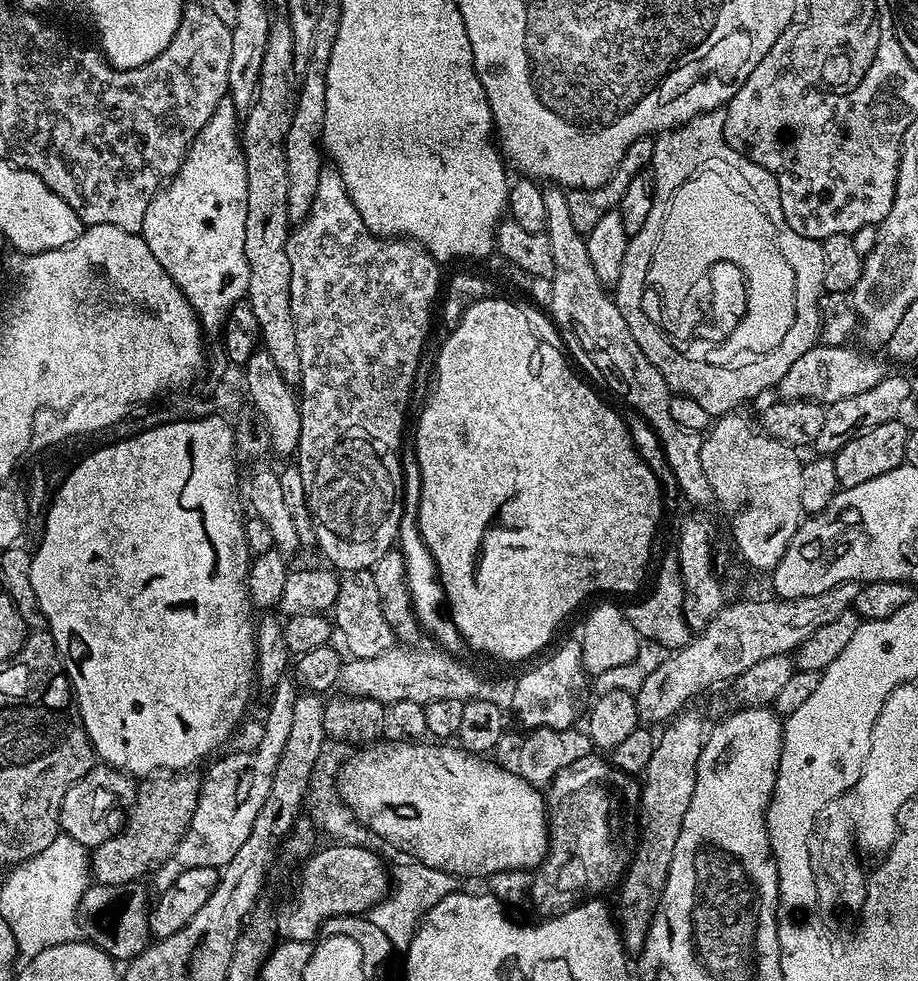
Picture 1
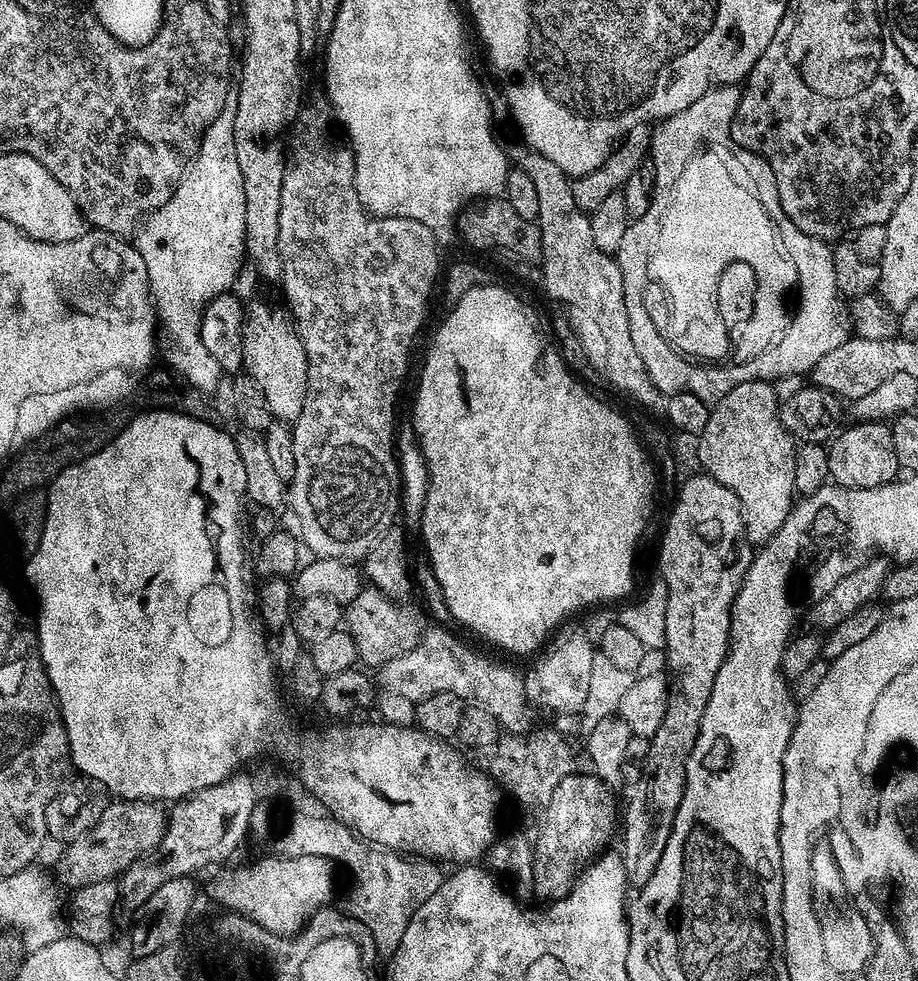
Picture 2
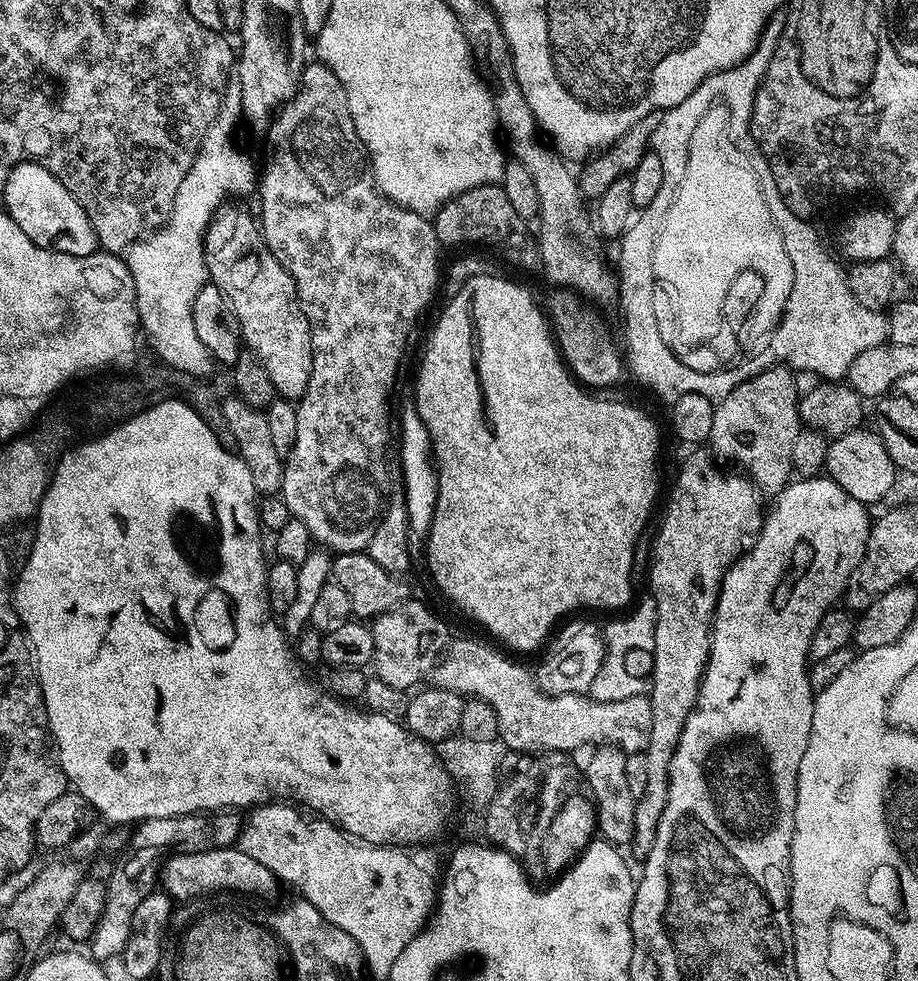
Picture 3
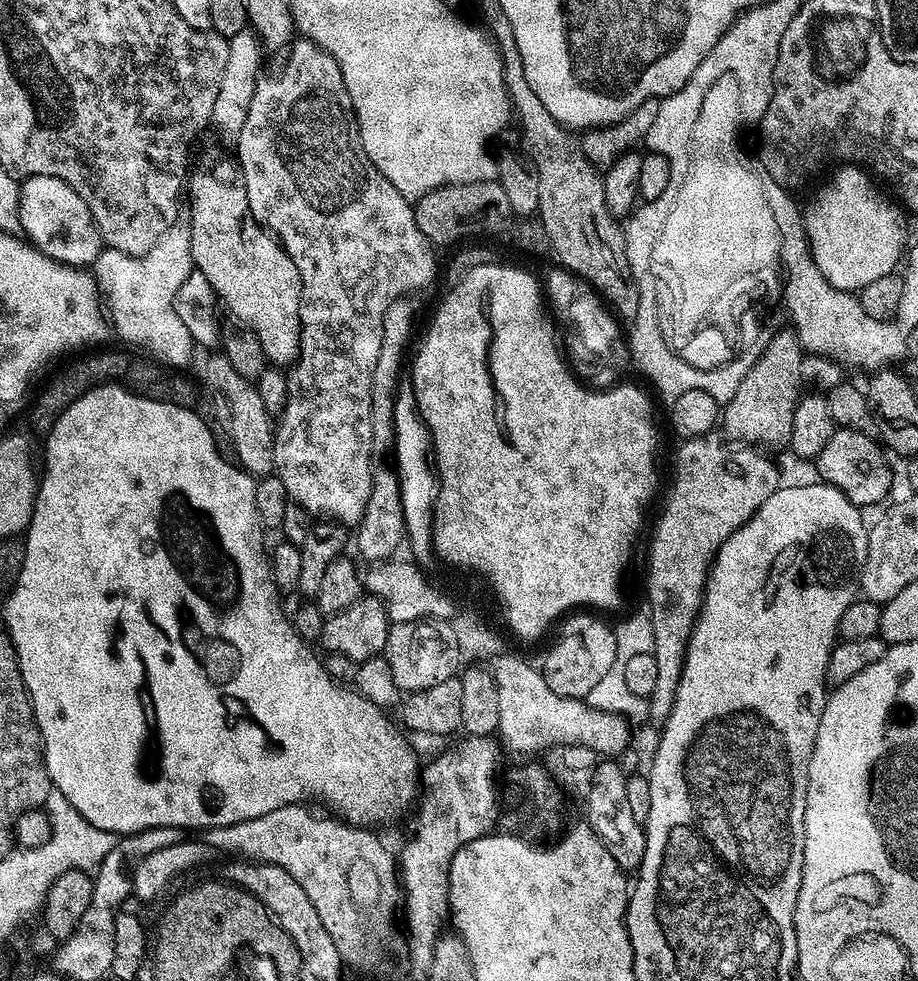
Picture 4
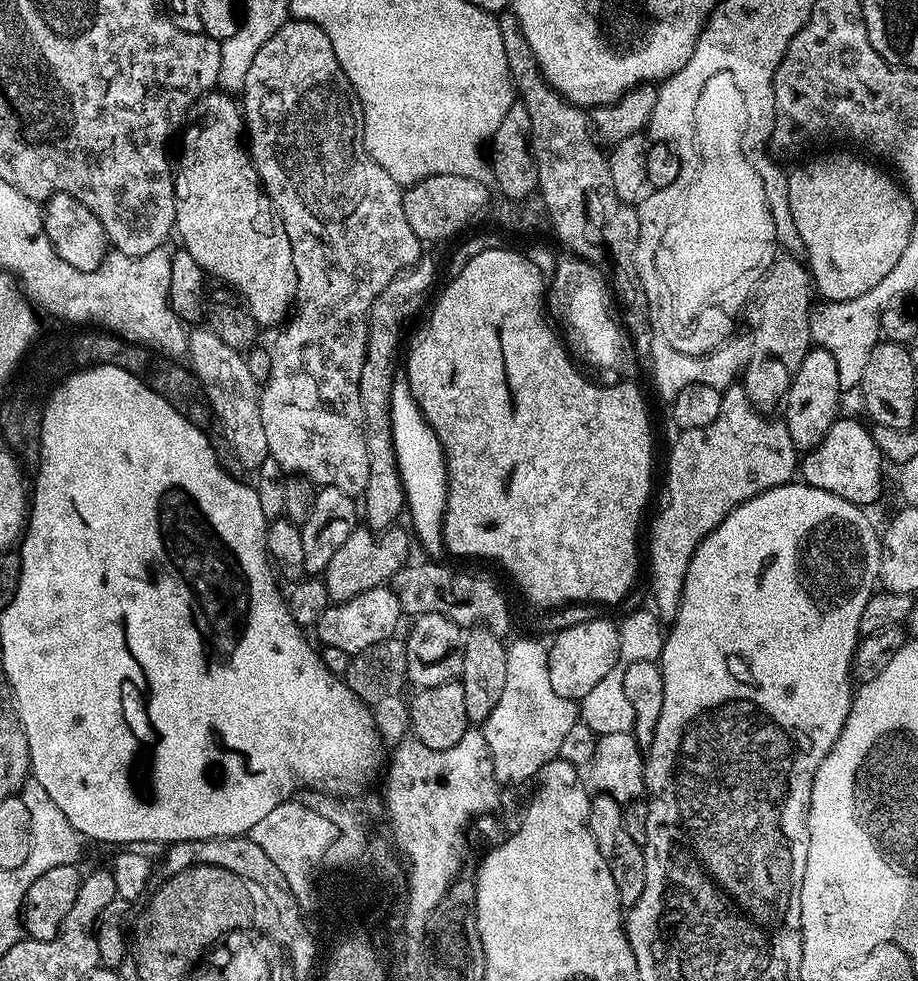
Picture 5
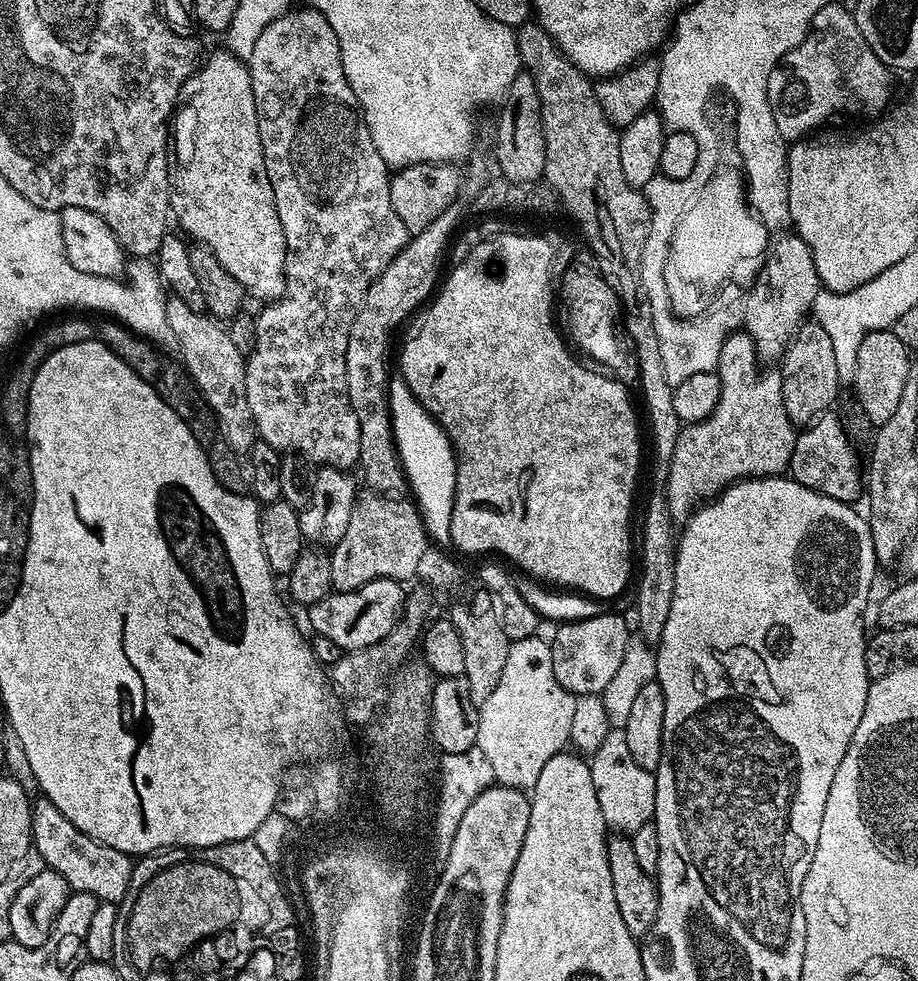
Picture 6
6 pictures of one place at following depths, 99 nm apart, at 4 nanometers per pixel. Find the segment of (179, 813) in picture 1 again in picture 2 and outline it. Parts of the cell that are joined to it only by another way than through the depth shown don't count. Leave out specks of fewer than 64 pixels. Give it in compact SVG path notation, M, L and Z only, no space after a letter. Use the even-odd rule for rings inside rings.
M121 800L110 802L102 810L102 818L91 832L79 836L73 844L63 849L60 861L56 864L54 876L75 890L90 882L106 882L123 877L144 855L155 853L160 847L164 832L168 828L168 815L165 805L154 800ZM60 879L60 880L59 880Z

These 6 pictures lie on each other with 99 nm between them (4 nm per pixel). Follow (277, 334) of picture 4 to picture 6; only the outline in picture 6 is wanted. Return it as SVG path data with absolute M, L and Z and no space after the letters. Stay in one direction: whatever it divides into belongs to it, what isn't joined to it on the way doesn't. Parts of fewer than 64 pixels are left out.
M227 50L212 52L208 61L205 64L203 61L184 83L183 95L192 97L188 101L185 99L174 113L170 124L170 144L180 144L180 164L184 164L180 184L184 184L184 196L188 196L188 200L184 200L184 212L179 212L175 219L195 243L205 244L214 258L226 266L226 271L242 282L251 299L253 296L259 302L277 300L284 292L286 234L282 234L270 174L266 174L262 138L258 134L258 110L254 106L254 90L247 63Z

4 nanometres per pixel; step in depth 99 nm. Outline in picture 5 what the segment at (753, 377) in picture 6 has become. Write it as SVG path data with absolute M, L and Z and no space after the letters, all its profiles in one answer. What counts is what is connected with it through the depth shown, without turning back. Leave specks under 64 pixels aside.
M737 382L732 384L729 388L723 389L722 402L718 404L718 418L714 418L714 422L710 422L710 426L685 428L679 433L680 437L673 442L672 449L668 452L668 469L664 472L664 505L661 506L660 513L657 514L656 521L652 524L652 537L648 540L648 564L652 567L652 600L656 603L656 605L654 605L654 611L661 621L671 622L676 619L676 611L680 609L680 595L684 593L684 579L688 573L692 556L698 550L700 543L704 541L739 504L755 496L760 496L766 490L787 484L797 475L798 450L790 438L790 430L786 430L783 419L776 418L776 420L771 420L768 416L771 415L765 414L761 409L753 406L750 402L750 398L746 394L743 383Z

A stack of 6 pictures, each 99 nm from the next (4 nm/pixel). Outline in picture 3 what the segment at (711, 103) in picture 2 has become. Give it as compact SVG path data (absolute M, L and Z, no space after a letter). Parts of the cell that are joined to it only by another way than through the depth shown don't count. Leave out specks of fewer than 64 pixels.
M783 11L773 12L771 16L767 17L764 31L760 33L760 39L756 42L756 49L741 64L710 74L698 86L698 90L694 90L694 94L690 94L690 98L678 102L678 106L664 112L662 122L658 122L658 130L654 130L652 135L651 147L651 151L656 152L658 159L662 161L662 184L676 184L676 180L680 181L680 176L683 176L688 136L691 135L692 128L695 128L696 120L699 120L700 114L704 112L704 108L708 104L711 104L712 99L715 99L716 96L724 96L725 100L731 101L737 117L751 117L756 91L770 66L770 58L774 58L776 43L784 29L784 17Z

